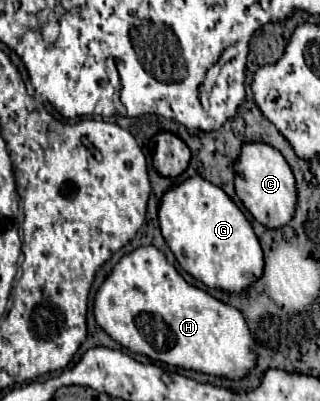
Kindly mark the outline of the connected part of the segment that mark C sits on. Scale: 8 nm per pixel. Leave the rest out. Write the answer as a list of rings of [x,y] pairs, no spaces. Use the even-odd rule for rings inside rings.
[[[244,142],[234,162],[234,188],[244,208],[266,228],[284,226],[296,208],[296,186],[292,170],[280,150],[266,142]]]

